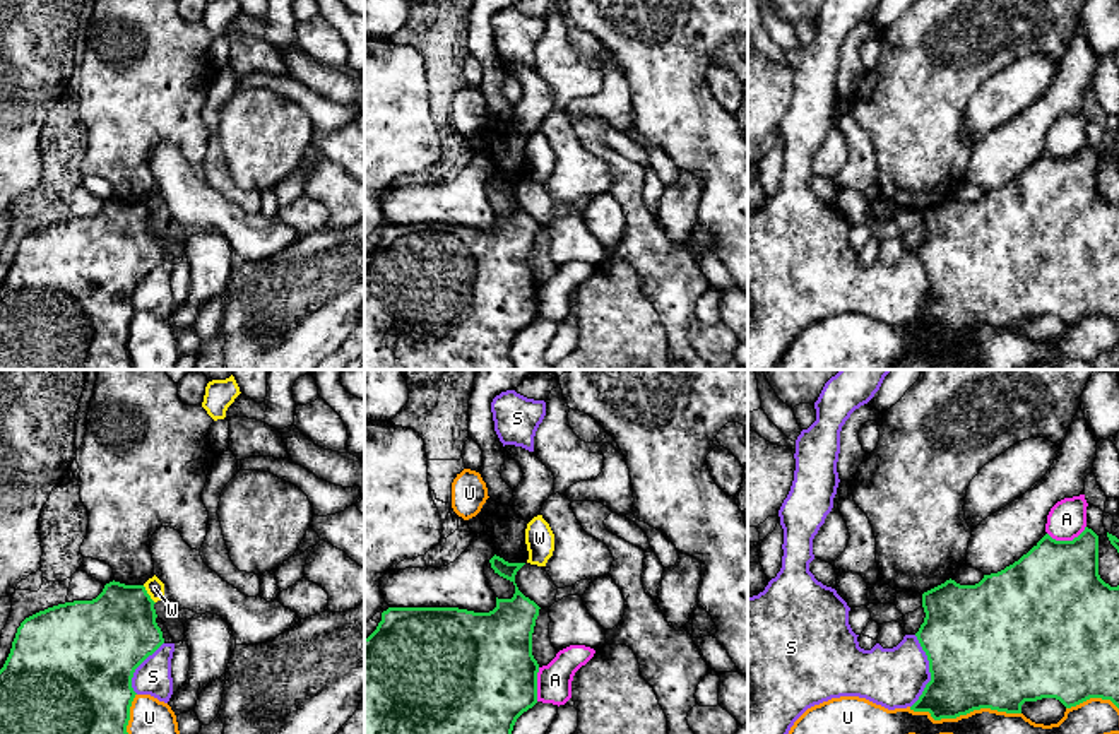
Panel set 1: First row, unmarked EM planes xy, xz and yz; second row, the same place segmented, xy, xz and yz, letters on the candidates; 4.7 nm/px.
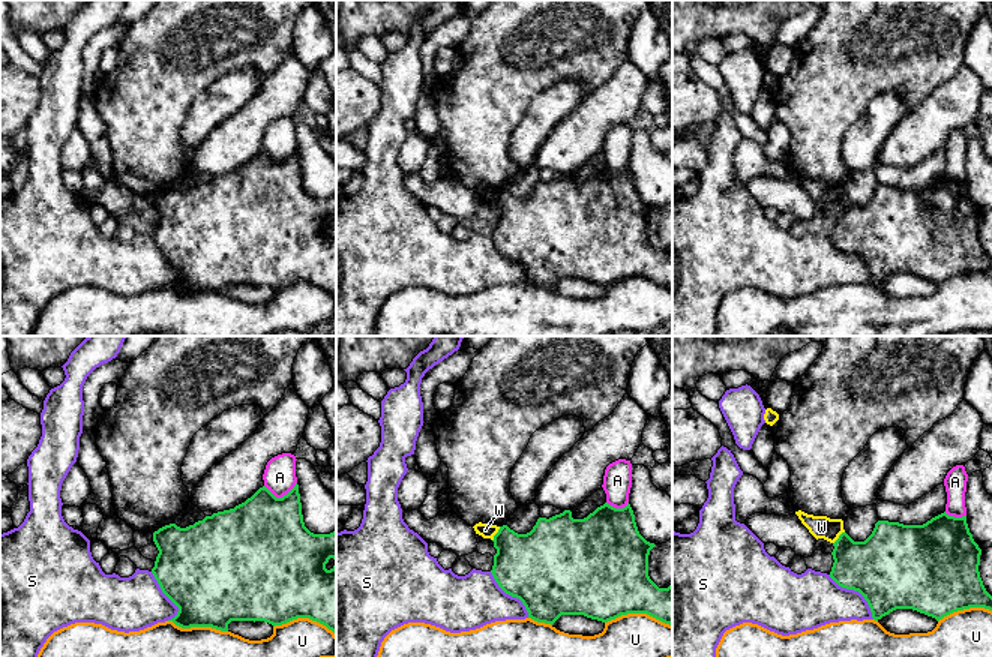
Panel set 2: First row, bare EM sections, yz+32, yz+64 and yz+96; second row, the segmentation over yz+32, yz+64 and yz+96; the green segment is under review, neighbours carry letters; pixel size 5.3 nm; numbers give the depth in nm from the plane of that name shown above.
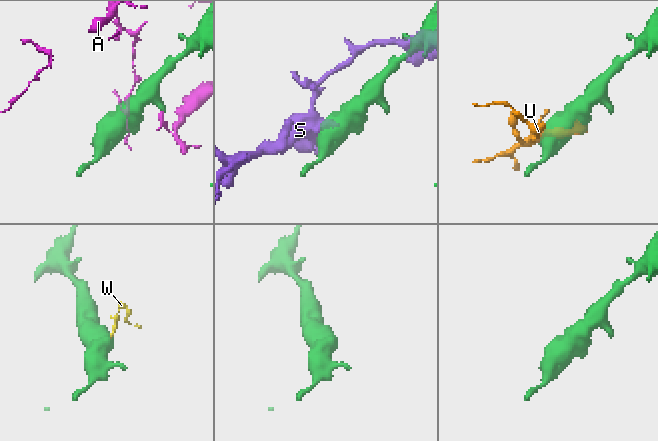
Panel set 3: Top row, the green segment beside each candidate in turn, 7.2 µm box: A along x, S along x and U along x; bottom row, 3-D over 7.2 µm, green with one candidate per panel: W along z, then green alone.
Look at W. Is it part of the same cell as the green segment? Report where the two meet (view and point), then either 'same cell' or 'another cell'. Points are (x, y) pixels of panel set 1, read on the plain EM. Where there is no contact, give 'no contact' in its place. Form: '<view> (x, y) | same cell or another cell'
xy (148, 211) | another cell

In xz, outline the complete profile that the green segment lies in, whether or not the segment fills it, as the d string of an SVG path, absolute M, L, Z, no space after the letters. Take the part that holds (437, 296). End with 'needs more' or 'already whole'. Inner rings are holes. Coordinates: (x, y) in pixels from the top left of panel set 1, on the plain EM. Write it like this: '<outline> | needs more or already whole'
M500 173L489 176L500 193L515 202L512 216L498 216L489 229L474 229L459 224L388 224L382 229L376 246L364 255L364 370L515 370L512 347L517 335L537 320L539 281L532 272L532 250L539 233L539 222L525 214L515 192L525 180L508 180Z | already whole

